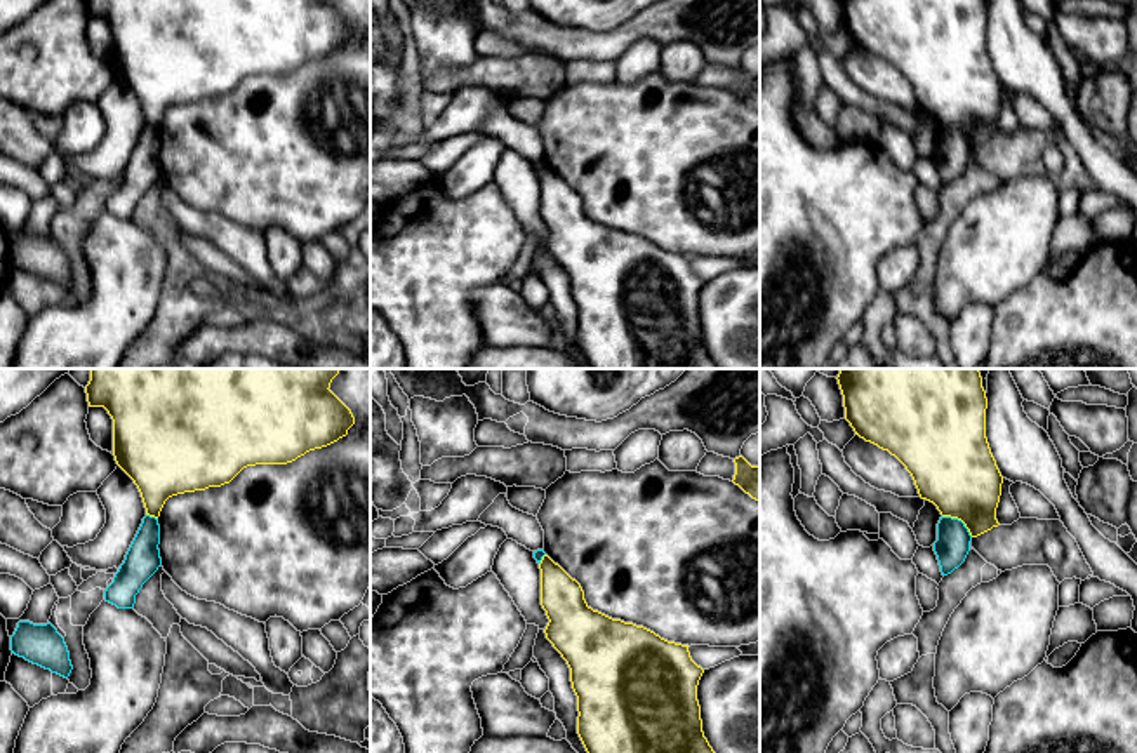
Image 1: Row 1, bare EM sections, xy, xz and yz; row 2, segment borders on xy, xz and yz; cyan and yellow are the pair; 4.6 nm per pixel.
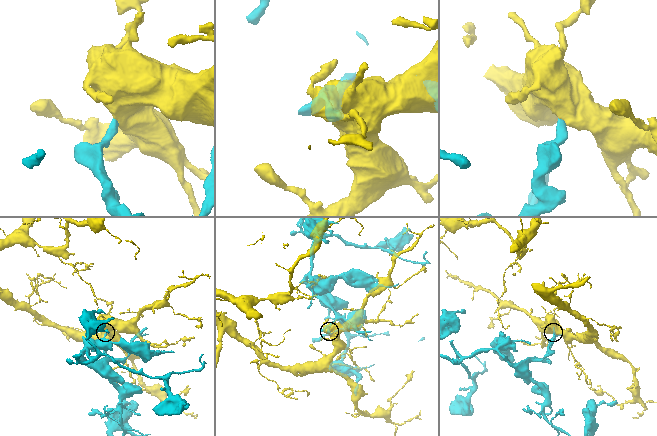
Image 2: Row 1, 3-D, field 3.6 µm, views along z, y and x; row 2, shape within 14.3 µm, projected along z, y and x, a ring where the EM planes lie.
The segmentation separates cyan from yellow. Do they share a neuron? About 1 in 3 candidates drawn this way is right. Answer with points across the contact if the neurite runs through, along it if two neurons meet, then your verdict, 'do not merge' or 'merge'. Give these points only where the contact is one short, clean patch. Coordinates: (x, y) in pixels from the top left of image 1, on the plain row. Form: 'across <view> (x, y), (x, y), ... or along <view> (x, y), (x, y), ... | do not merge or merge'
along yz (943, 126), (958, 129), (972, 146) | do not merge

